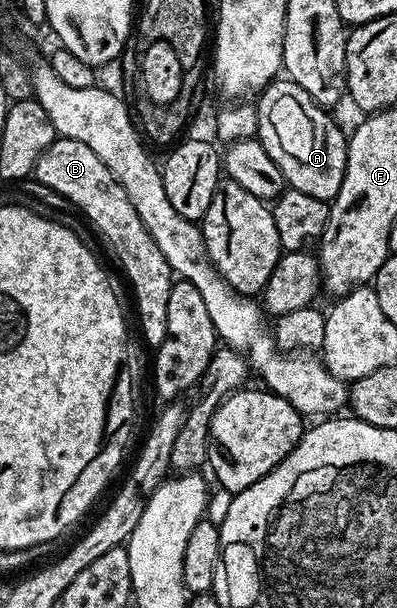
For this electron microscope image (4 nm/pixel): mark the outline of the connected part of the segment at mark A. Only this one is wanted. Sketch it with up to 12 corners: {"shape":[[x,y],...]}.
{"shape":[[289,79],[256,101],[257,138],[302,194],[329,202],[347,134]]}

